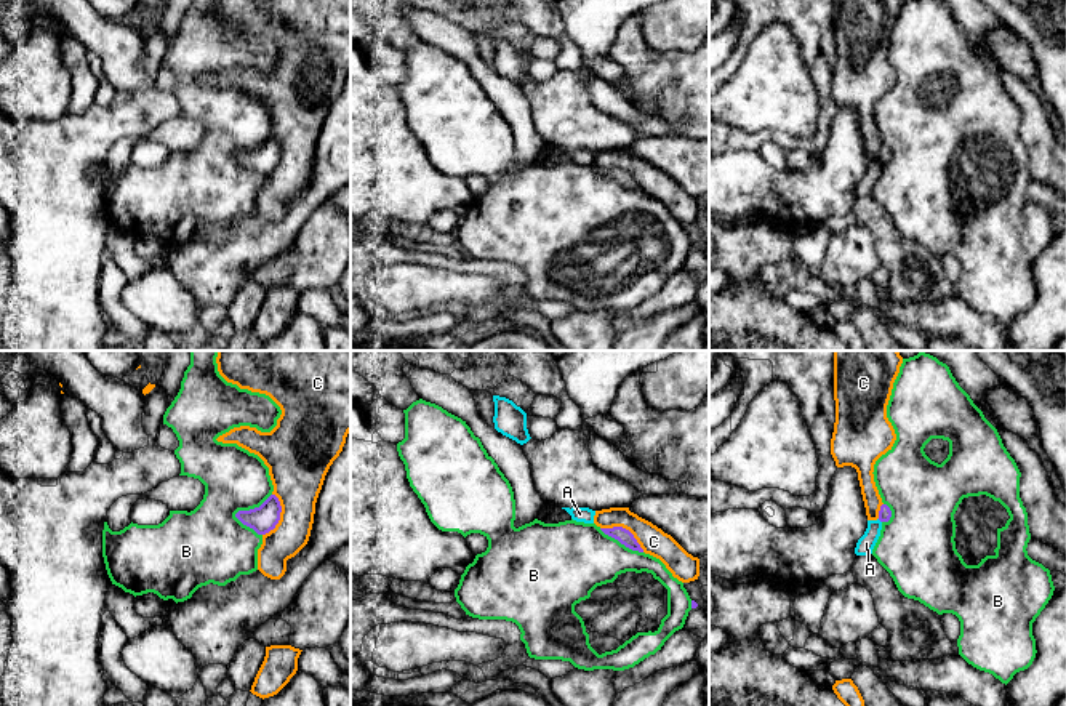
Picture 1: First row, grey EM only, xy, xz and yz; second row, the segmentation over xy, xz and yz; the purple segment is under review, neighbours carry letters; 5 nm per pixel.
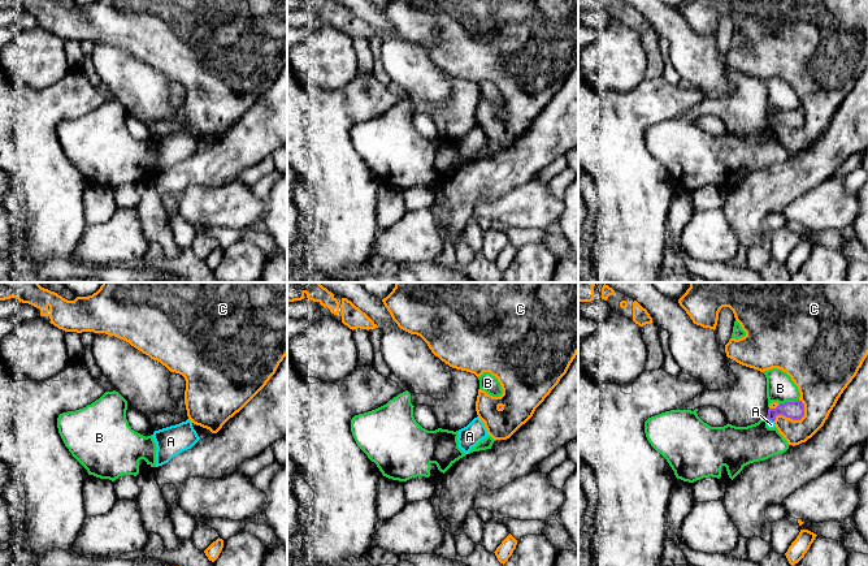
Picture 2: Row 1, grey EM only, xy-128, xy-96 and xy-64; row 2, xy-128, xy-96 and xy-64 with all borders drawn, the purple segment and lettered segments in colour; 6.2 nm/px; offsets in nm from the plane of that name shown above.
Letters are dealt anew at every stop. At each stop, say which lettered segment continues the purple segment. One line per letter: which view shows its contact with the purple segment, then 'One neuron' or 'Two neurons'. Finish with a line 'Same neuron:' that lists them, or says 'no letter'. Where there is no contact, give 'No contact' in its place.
A: No contact. Two neurons
B: Touches purple in xy. Two neurons
C: Touches purple in xz. Two neurons
Same neuron: no letter

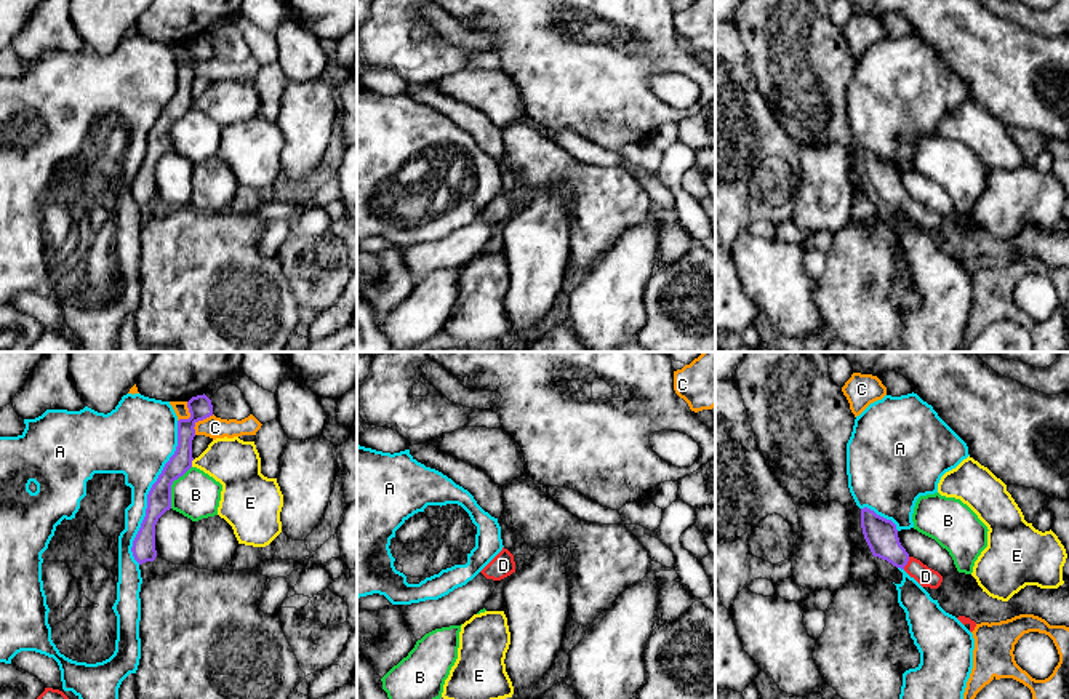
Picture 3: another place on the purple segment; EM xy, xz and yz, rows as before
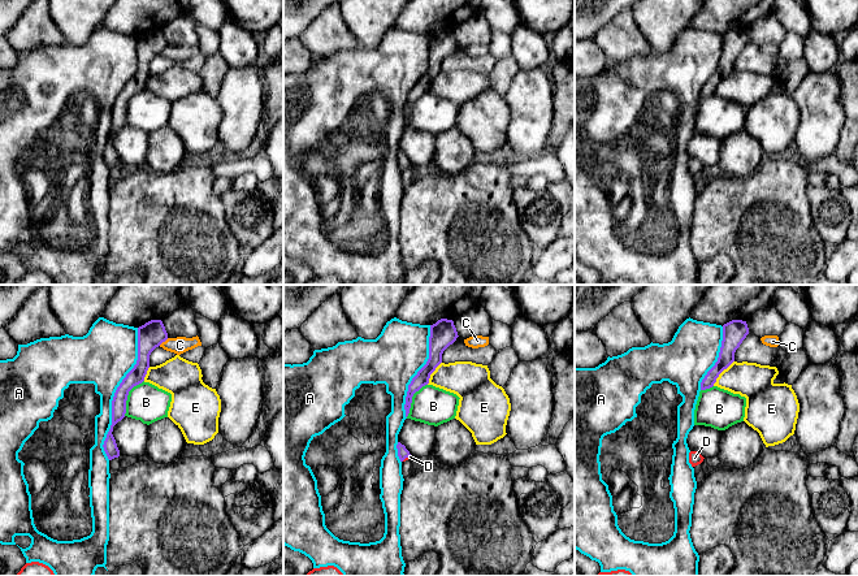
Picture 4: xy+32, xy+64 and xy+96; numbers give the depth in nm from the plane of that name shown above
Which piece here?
A: Touches purple in xy. Two neurons
B: Touches purple in xy. Two neurons
C: Touches purple in xy. Two neurons
D: Touches purple in yz. One neuron
E: Touches purple in xy. Two neurons
Same neuron: D

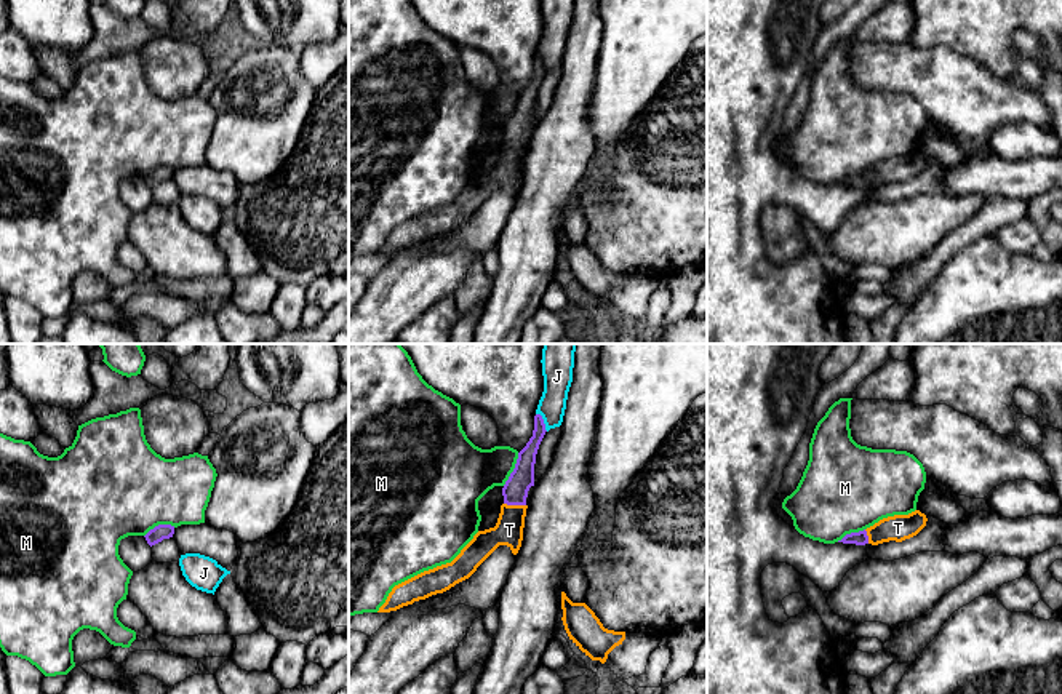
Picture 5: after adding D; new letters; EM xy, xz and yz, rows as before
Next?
J: Touches purple in xz. Two neurons
M: Touches purple in xz. Two neurons
T: Touches purple in xz. One neuron
Same neuron: T

